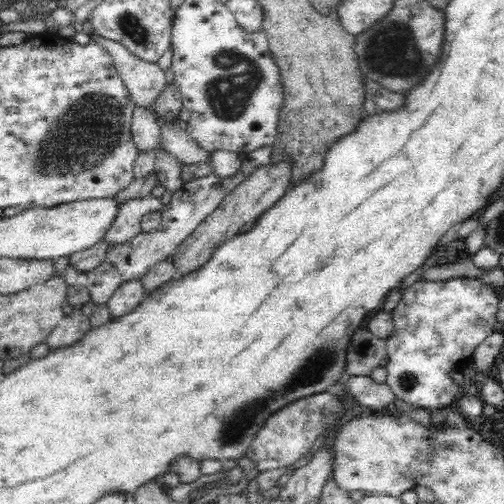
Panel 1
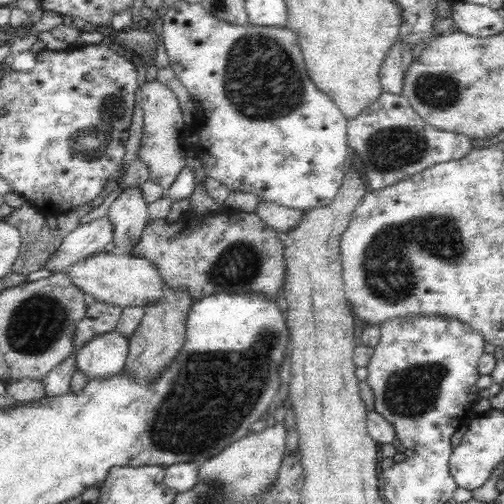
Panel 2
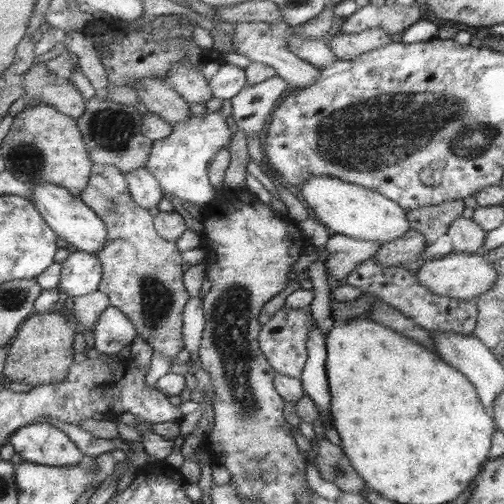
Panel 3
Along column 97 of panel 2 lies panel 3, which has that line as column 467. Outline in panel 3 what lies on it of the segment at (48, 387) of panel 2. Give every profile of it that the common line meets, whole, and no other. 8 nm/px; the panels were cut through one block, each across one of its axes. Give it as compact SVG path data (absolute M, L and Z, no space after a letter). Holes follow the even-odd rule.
M369 260L355 270L349 280L349 284L363 288L365 294L375 294L379 296L387 306L397 308L403 316L411 318L415 324L419 324L423 330L429 334L457 334L457 336L473 336L473 330L477 326L477 306L469 302L457 302L455 298L449 296L437 296L433 294L427 286L421 286L415 270L407 272L401 270L399 266L383 268L375 260Z

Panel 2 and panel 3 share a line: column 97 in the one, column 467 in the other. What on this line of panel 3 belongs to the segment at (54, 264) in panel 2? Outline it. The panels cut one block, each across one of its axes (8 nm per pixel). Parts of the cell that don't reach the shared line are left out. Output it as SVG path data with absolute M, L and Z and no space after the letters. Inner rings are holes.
M457 218L447 228L447 234L435 242L435 254L481 254L481 246L485 240L485 230L477 226L473 220Z

